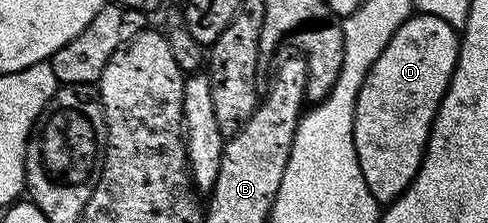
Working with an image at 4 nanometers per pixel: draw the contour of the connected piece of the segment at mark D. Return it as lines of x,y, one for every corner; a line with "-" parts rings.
409,18
398,26
397,32
364,76
356,95
354,150
358,154
358,166
362,166
362,178
366,178
370,194
374,194
377,204
381,206
387,206
398,199
418,174
420,164
424,161
424,149
428,146
428,135
432,132
432,123
436,121
436,111
440,108
440,100
452,81
456,58
460,54
460,42
457,29
445,20

